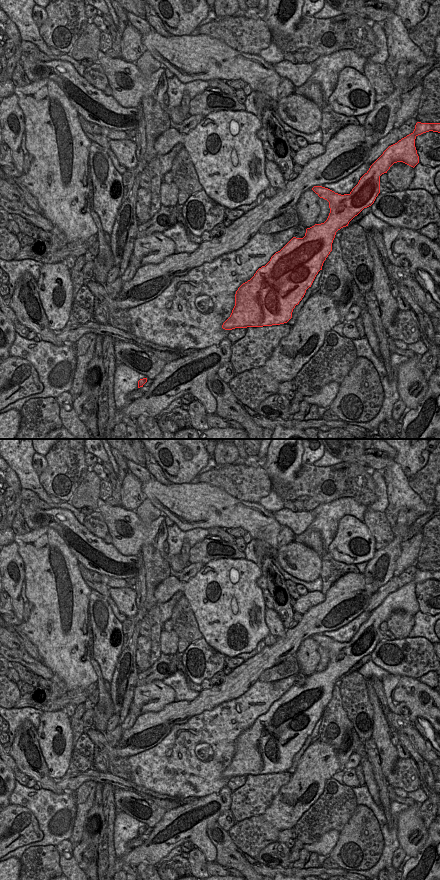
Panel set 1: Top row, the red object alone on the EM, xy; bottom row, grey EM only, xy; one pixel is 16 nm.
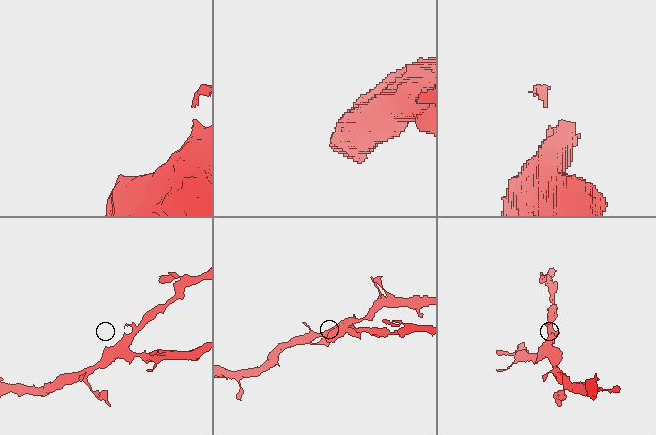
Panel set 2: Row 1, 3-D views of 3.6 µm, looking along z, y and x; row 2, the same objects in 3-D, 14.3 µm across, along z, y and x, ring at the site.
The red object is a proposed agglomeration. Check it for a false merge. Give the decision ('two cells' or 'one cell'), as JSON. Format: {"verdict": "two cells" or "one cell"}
{"verdict": "one cell"}

